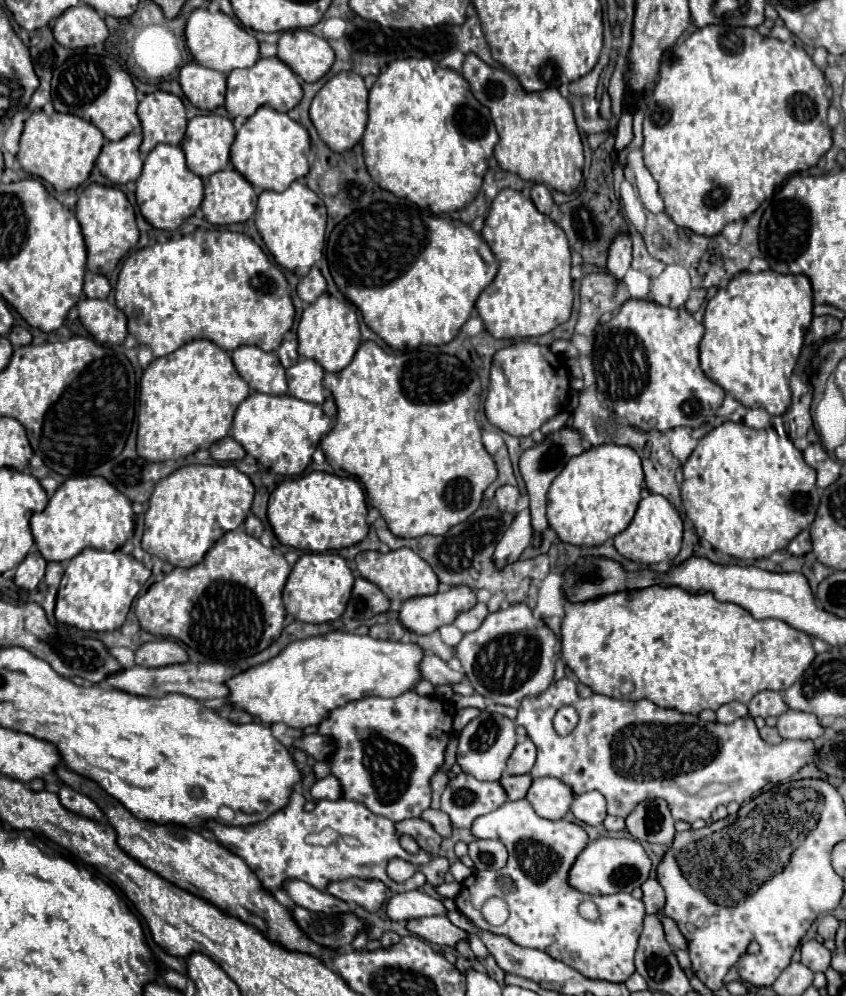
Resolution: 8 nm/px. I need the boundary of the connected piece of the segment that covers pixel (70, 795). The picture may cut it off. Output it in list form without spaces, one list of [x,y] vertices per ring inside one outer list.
[[[63,785],[61,791],[59,791],[59,799],[61,799],[61,805],[77,815],[85,815],[87,819],[93,819],[93,821],[101,821],[103,819],[103,811],[83,793],[77,793],[73,791],[71,787]]]

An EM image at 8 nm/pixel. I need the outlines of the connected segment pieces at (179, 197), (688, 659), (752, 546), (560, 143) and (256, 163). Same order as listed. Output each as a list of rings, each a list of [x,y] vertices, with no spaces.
[[[157,145],[145,159],[143,173],[137,179],[137,205],[141,215],[157,229],[173,231],[185,219],[189,219],[203,201],[203,181],[195,173],[191,173],[185,165],[185,153],[177,145]]]
[[[653,585],[653,587],[645,587],[641,591],[617,591],[611,595],[603,595],[601,599],[593,599],[593,603],[569,603],[569,599],[565,599],[565,617],[561,621],[561,645],[563,645],[563,661],[567,663],[567,667],[577,675],[577,679],[583,685],[593,689],[593,693],[623,699],[621,685],[625,681],[629,681],[629,683],[633,683],[633,691],[627,695],[627,699],[631,699],[631,701],[649,699],[657,707],[675,709],[681,713],[691,713],[691,715],[699,715],[703,709],[717,711],[721,705],[731,703],[731,701],[749,703],[749,699],[753,699],[753,695],[757,695],[759,691],[765,691],[765,689],[787,691],[803,675],[803,671],[809,667],[809,663],[815,659],[815,651],[811,647],[811,637],[803,631],[793,629],[785,621],[781,621],[781,619],[755,619],[741,605],[717,601],[713,597],[713,593],[691,593],[691,591],[675,587],[675,585],[669,585],[669,587]]]
[[[772,416],[770,420],[770,428],[768,429],[751,429],[747,427],[745,423],[723,423],[719,425],[717,429],[713,429],[711,433],[707,433],[695,447],[695,451],[691,453],[691,457],[683,463],[683,483],[681,483],[681,497],[683,497],[683,507],[685,507],[685,513],[687,517],[691,519],[691,523],[695,525],[695,531],[701,539],[709,541],[713,545],[713,549],[717,551],[723,551],[731,557],[737,557],[737,559],[763,559],[763,557],[771,557],[775,551],[781,551],[785,549],[791,539],[801,533],[803,529],[807,529],[813,519],[815,519],[815,513],[817,513],[817,507],[819,507],[819,493],[817,493],[817,485],[815,485],[815,471],[805,463],[803,459],[803,453],[797,451],[792,440],[786,433],[784,420],[781,416]]]
[[[473,53],[465,55],[463,77],[469,81],[475,99],[491,111],[501,137],[495,145],[499,165],[525,181],[545,183],[551,189],[573,193],[583,179],[583,143],[569,101],[557,89],[525,93],[509,71],[489,67]]]
[[[259,107],[257,113],[239,129],[231,147],[231,163],[245,179],[249,179],[249,183],[253,183],[253,187],[285,191],[293,181],[309,173],[305,157],[305,151],[309,149],[309,133],[301,123],[289,119],[287,113],[279,113],[271,107]]]

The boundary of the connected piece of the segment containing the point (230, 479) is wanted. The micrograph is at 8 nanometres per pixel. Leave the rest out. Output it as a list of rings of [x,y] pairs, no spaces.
[[[187,465],[161,479],[145,511],[145,535],[141,547],[169,561],[173,567],[201,563],[213,543],[227,531],[241,527],[251,511],[255,487],[233,465]]]

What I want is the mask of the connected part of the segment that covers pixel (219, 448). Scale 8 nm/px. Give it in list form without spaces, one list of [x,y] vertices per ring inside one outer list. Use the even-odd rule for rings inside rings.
[[[225,437],[217,441],[215,445],[211,445],[209,453],[217,461],[241,461],[245,457],[245,449],[233,437]]]

